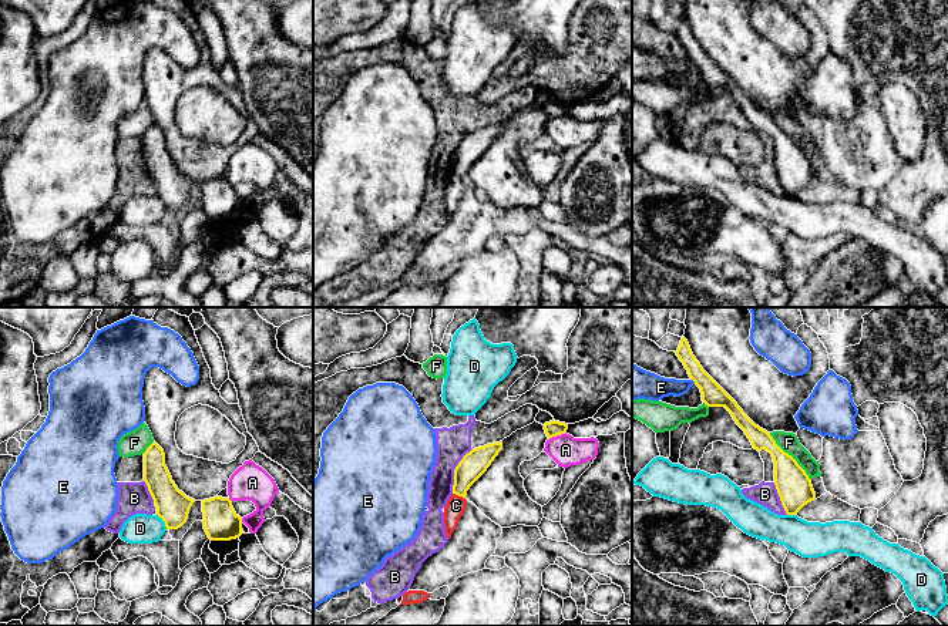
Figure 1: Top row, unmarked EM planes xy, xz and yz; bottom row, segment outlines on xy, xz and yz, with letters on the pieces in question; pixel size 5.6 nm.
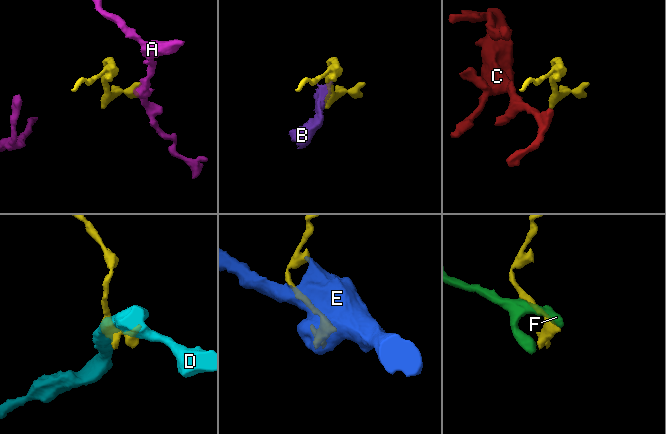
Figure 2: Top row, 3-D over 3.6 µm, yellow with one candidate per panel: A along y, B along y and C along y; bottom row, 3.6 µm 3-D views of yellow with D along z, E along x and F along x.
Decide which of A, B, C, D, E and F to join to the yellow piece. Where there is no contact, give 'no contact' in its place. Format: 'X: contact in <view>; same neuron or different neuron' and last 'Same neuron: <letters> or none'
A: contact in xz; different neuron
B: contact in xz; different neuron
C: contact in xz; different neuron
D: contact in xy; different neuron
E: contact in yz; different neuron
F: contact in yz; different neuron
Same neuron: none

